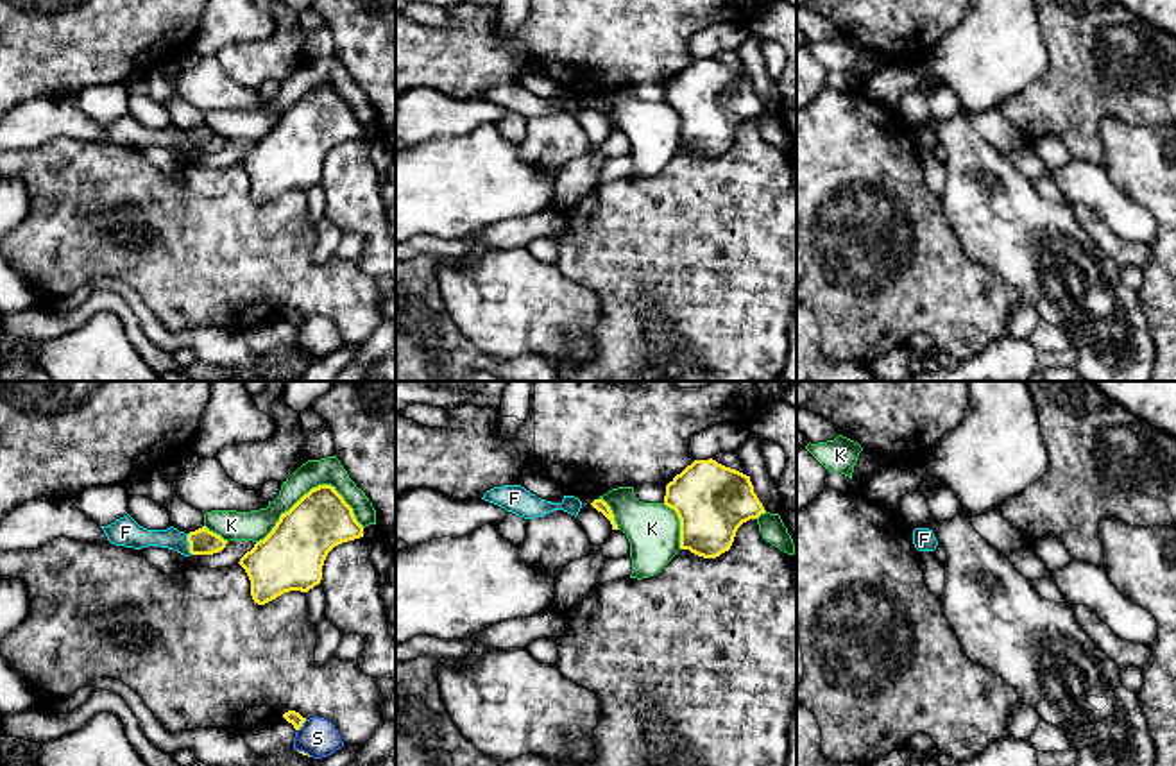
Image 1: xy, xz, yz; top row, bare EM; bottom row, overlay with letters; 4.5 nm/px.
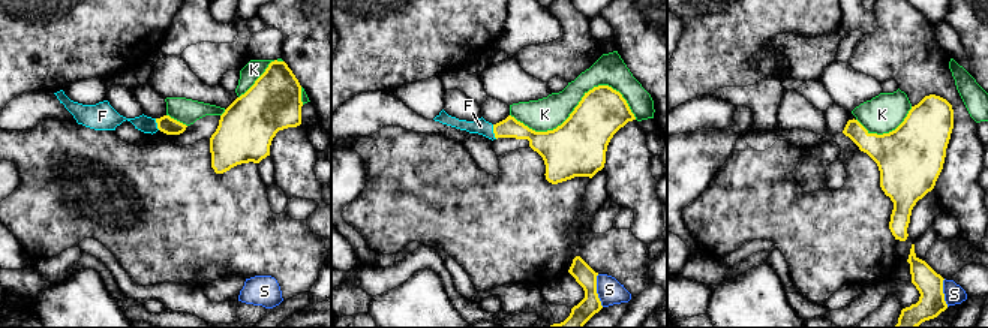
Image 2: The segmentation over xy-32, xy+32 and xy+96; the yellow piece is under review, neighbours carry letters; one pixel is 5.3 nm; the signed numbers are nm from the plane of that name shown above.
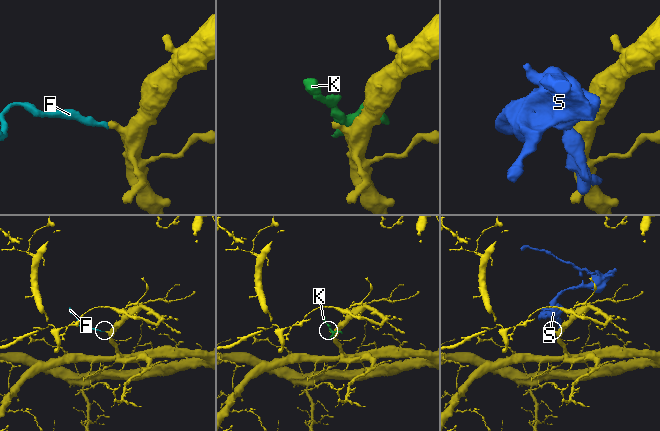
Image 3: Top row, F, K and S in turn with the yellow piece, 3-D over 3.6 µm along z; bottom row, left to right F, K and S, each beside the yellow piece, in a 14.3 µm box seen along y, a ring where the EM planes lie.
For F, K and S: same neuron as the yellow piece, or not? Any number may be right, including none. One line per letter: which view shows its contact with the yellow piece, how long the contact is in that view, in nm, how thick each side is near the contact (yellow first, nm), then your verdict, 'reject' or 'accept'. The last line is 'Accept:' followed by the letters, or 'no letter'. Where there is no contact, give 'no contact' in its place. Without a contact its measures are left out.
F: contact in xy; length 100 nm; calibres 120 and 100 nm; accept
K: contact in xy; length 500 nm; calibres 280 and 130 nm; reject
S: contact in xy; length 70 nm; calibres 60 and 170 nm; reject
Accept: F

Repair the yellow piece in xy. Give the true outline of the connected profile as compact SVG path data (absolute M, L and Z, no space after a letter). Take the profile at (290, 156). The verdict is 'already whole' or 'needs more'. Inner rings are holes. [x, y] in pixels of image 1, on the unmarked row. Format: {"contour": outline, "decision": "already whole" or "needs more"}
{"contour": "M335 86L311 88L240 157L254 202L265 204L290 190L308 192L320 183L328 152L360 136L363 125Z", "decision": "already whole"}

